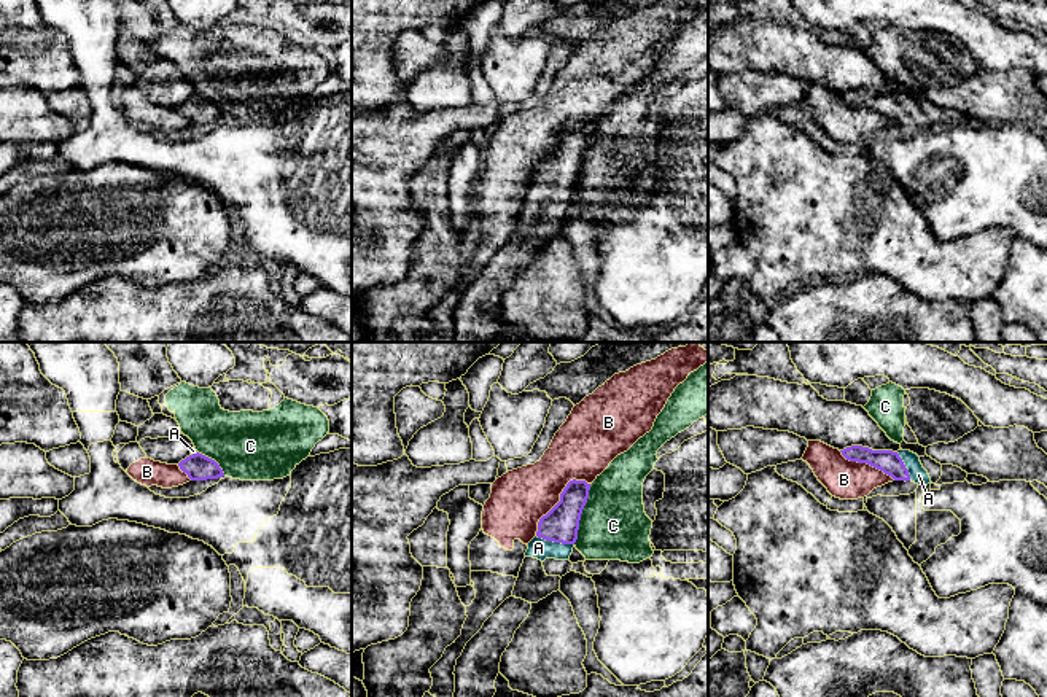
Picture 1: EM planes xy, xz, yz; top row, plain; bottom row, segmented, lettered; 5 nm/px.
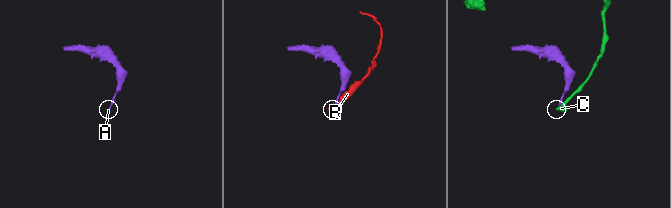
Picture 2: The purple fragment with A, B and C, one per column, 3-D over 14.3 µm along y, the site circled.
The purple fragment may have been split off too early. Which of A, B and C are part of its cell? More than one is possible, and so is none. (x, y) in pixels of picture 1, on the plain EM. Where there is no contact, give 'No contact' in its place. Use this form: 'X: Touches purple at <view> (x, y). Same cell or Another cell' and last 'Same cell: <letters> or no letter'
A: Touches purple at xz (556, 185). Same cell
B: Touches purple at xz (560, 142). Another cell
C: Touches purple at xz (581, 156). Another cell
Same cell: A

